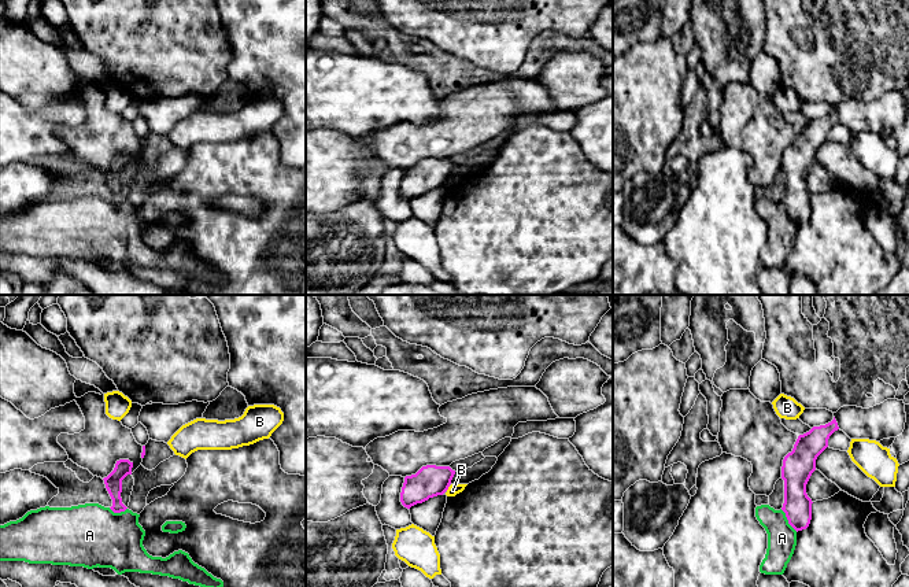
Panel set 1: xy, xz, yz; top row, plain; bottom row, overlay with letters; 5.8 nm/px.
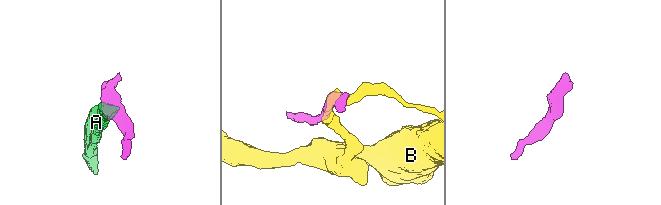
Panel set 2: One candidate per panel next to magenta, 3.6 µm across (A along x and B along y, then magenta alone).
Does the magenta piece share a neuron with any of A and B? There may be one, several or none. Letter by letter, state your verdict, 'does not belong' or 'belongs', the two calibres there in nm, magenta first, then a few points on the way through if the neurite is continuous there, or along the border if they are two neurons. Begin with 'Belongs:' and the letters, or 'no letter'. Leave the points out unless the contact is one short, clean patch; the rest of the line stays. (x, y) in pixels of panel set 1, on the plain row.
Belongs: no letter
A: does not belong; 160 nm thick on the magenta side, 180 nm on the other; border along yz (780, 202), (797, 224)
B: does not belong; 190 nm thick on the magenta side, 70 nm on the other; border along xz (450, 178), (446, 183)

